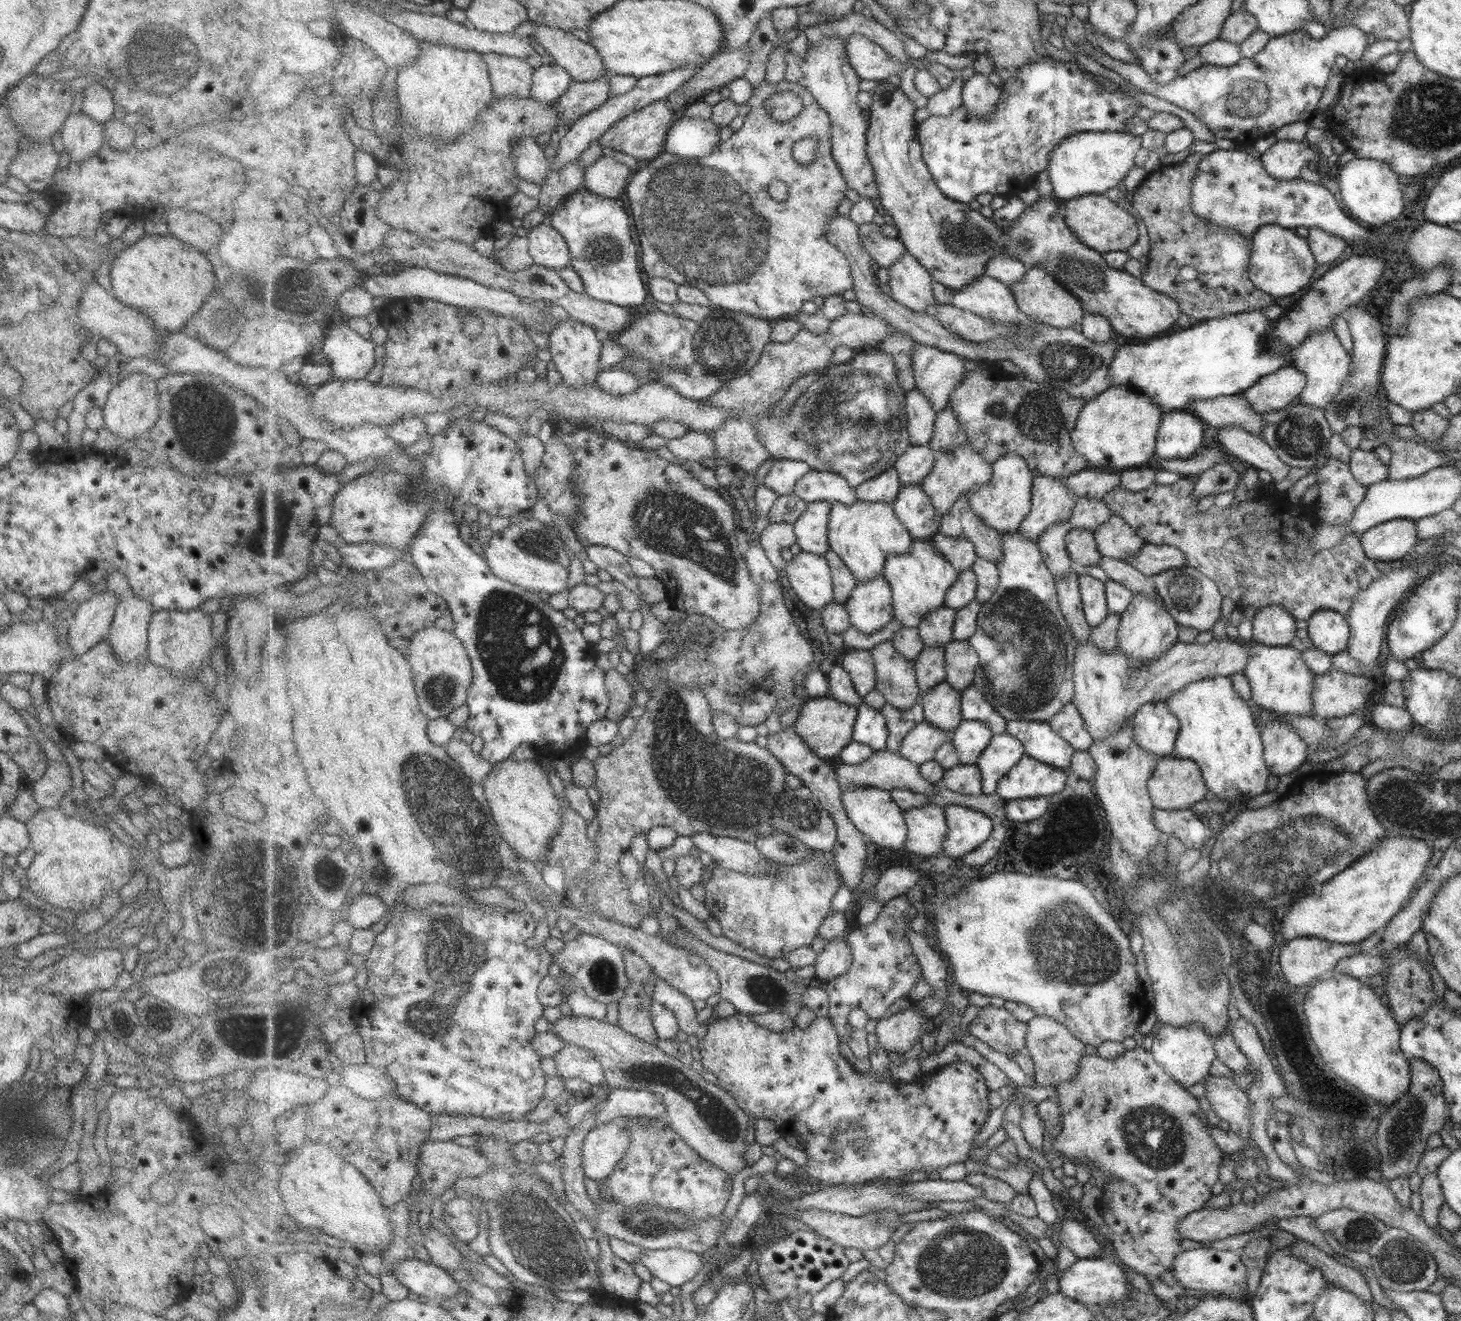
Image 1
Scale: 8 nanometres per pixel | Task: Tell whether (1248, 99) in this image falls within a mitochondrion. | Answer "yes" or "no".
yes

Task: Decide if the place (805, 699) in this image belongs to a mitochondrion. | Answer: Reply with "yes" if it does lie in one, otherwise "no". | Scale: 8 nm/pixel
no

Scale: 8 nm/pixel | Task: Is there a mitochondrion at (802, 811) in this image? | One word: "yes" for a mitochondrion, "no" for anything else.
yes

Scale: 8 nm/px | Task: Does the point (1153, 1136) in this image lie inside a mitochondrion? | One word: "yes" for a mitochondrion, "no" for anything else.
yes

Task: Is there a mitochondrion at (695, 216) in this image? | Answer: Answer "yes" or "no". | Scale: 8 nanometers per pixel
yes

